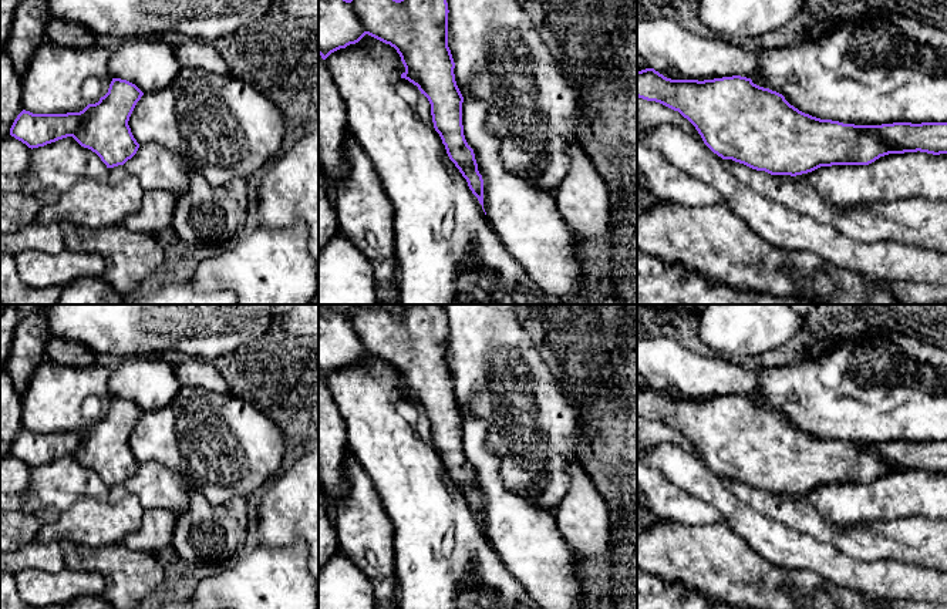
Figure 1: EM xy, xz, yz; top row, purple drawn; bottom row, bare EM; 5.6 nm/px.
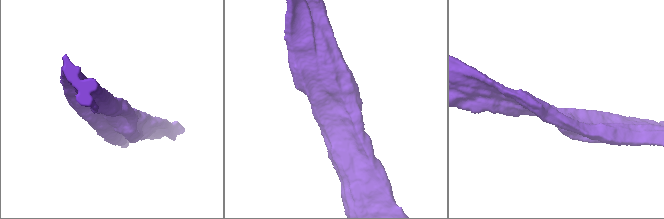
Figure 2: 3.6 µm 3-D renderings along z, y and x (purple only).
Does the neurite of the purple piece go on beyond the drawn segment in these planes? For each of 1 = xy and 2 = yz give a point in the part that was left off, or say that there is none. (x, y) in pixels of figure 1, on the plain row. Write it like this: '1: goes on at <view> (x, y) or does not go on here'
1: does not go on here
2: does not go on here

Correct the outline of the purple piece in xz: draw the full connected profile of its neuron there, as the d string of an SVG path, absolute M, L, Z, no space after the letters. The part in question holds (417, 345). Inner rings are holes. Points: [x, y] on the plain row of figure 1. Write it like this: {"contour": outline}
{"contour": "M381 304L373 309L360 307L350 319L319 306L319 373L326 378L331 371L358 361L365 353L394 366L405 386L401 397L417 404L428 417L434 447L449 478L466 498L483 528L483 498L478 489L474 468L464 454L464 415L455 400L455 381L448 366L448 332L442 304L405 304L400 319L390 314Z"}

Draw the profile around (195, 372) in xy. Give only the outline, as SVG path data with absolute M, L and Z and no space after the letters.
M191 357L173 369L182 386L198 386L219 394L229 394L229 386L213 361Z

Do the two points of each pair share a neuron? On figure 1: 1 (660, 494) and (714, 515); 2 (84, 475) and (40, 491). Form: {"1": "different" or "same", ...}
{"1": "same", "2": "same"}

